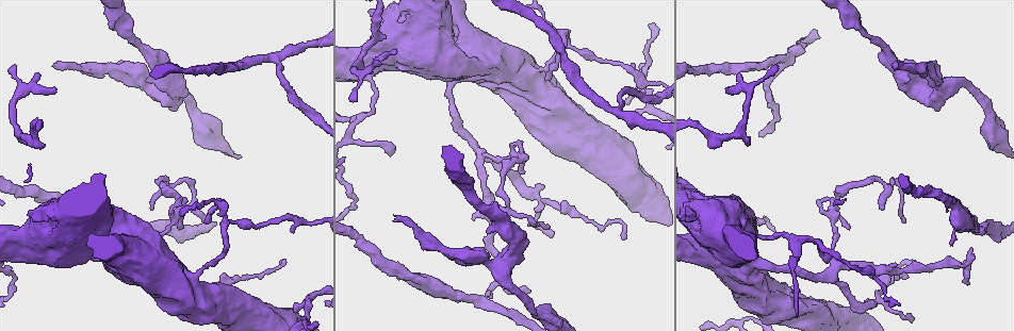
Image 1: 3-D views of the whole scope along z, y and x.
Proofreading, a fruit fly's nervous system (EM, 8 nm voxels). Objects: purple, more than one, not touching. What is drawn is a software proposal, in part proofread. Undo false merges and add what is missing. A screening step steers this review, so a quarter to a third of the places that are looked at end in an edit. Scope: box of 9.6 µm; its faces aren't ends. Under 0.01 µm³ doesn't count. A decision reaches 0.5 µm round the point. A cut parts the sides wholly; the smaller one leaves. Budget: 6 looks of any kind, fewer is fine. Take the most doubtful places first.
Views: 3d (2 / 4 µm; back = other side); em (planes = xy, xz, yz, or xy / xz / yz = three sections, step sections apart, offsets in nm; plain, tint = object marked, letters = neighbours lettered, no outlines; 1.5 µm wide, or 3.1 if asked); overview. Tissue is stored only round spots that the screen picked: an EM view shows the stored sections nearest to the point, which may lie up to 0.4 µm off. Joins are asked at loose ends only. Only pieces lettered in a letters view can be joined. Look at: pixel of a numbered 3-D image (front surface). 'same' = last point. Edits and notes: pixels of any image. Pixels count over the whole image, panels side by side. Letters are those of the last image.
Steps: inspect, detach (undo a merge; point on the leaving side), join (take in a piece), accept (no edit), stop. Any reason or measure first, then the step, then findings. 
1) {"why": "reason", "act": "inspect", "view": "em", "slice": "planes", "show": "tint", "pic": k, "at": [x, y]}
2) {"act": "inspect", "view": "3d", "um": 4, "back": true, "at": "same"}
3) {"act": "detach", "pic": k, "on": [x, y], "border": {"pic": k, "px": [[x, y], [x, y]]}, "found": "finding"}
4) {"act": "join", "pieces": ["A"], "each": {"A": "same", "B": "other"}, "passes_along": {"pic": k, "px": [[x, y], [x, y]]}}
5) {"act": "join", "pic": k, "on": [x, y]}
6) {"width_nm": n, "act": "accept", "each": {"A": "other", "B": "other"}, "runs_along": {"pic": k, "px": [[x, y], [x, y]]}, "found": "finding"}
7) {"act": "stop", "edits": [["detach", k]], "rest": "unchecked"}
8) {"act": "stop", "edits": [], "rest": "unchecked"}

{"why": "end of a long branch", "act": "inspect", "view": "3d", "um": 4, "back": true, "pic": 1, "at": [893, 65]}

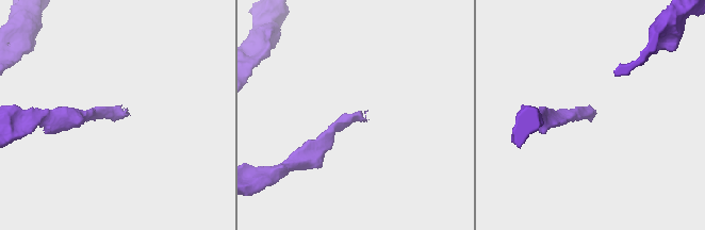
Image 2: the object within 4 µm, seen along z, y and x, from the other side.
{"act": "inspect", "view": "em", "slice": "planes", "show": "letters", "pic": 2, "at": [127, 116]}

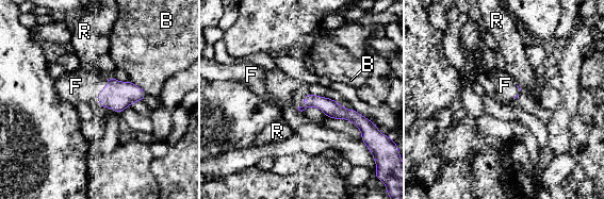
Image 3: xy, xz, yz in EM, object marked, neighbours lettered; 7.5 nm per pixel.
{"act": "join", "pieces": ["F"], "each": {"B": "other", "F": "same", "R": "other"}, "found": "the neuron continues"}

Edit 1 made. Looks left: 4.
{"why": "side arm on a straight run", "act": "inspect", "view": "em", "slice": "yz", "step": 4, "show": "tint", "pic": 1, "at": [280, 59]}

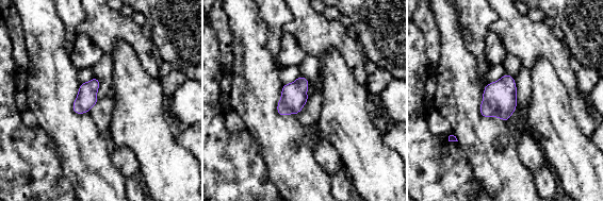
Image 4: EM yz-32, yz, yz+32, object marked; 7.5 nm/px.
{"why": "cut it another way", "act": "inspect", "view": "em", "slice": "planes", "show": "letters", "at": "same"}

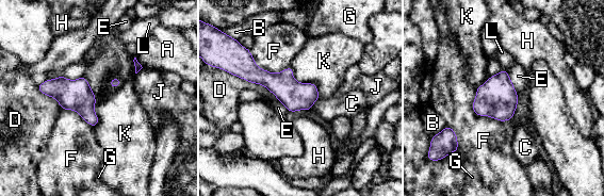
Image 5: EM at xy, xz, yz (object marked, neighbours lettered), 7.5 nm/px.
{"act": "accept", "each": {"A": "other", "B": "other", "C": "other", "D": "other", "E": "other", "F": "other", "G": "other", "H": "other", "J": "other", "K": "other", "L": "other"}, "border": {"pic": 5, "px": [[319, 98], [309, 110]]}, "found": "all the same neuron"}

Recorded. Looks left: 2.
{"act": "stop", "edits": [["join", 3]], "rest": "unchecked"}

